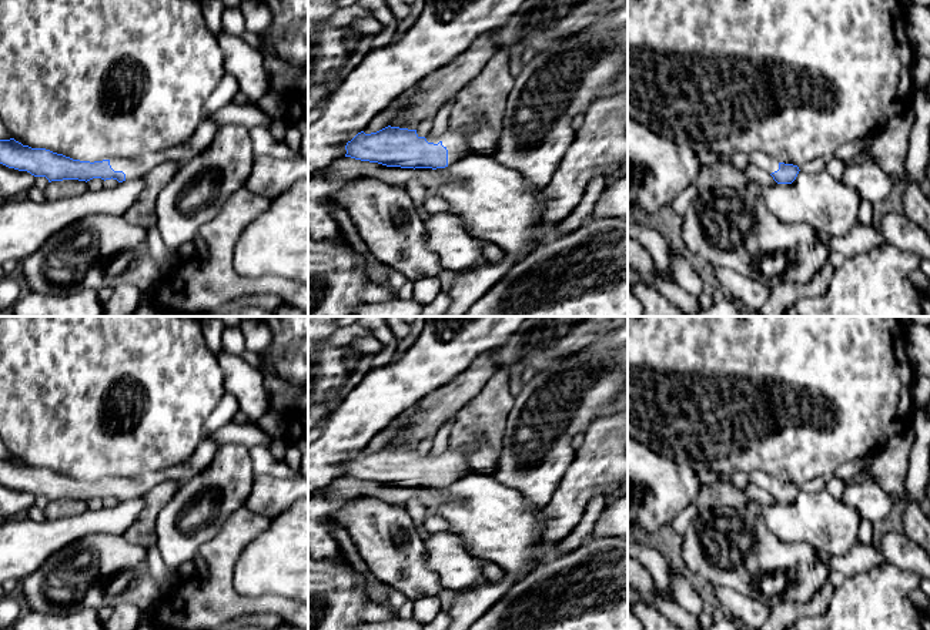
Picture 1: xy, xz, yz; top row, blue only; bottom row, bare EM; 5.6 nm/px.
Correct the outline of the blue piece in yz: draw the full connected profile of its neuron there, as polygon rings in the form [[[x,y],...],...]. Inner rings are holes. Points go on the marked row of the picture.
[[[765,153],[750,154],[749,162],[770,174],[777,184],[792,184],[800,171],[797,165],[780,162]]]

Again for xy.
[[[204,115],[194,134],[184,143],[167,150],[147,153],[137,158],[111,158],[103,161],[80,161],[46,148],[31,148],[14,138],[0,140],[0,164],[34,177],[46,177],[48,182],[63,180],[90,181],[93,178],[117,180],[118,182],[143,178],[157,165],[173,161],[184,164],[204,150],[221,127],[210,115]]]

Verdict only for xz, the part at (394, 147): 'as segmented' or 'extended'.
extended

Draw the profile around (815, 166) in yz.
[[[824,158],[810,160],[799,165],[799,170],[809,174],[817,174],[826,170],[826,160]]]

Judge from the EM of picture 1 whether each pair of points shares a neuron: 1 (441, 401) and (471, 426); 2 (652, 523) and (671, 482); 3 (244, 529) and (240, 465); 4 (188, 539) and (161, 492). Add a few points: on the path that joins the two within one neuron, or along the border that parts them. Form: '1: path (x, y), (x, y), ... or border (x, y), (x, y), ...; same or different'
1: border (481, 391), (455, 414); different
2: path (652, 513), (652, 501), (661, 492); same
3: border (243, 505), (220, 529); different
4: border (180, 483), (176, 493), (157, 516), (156, 533); different

